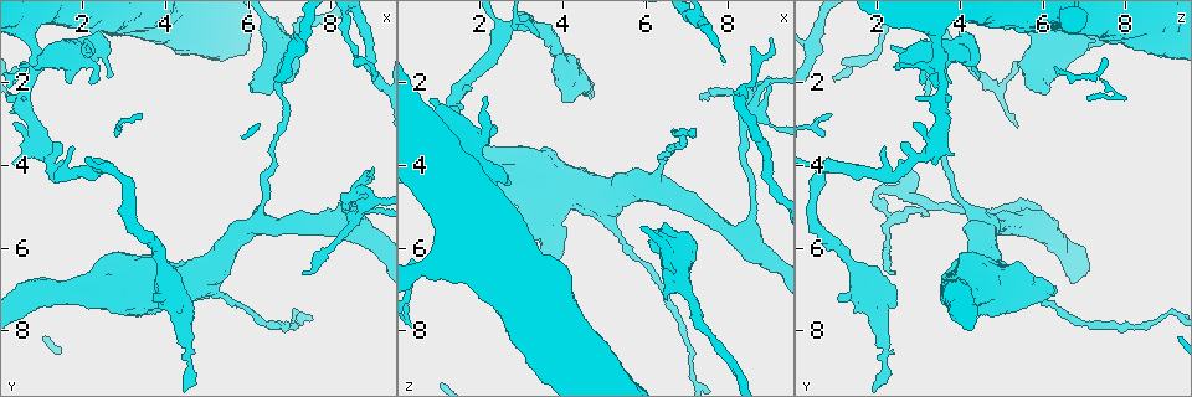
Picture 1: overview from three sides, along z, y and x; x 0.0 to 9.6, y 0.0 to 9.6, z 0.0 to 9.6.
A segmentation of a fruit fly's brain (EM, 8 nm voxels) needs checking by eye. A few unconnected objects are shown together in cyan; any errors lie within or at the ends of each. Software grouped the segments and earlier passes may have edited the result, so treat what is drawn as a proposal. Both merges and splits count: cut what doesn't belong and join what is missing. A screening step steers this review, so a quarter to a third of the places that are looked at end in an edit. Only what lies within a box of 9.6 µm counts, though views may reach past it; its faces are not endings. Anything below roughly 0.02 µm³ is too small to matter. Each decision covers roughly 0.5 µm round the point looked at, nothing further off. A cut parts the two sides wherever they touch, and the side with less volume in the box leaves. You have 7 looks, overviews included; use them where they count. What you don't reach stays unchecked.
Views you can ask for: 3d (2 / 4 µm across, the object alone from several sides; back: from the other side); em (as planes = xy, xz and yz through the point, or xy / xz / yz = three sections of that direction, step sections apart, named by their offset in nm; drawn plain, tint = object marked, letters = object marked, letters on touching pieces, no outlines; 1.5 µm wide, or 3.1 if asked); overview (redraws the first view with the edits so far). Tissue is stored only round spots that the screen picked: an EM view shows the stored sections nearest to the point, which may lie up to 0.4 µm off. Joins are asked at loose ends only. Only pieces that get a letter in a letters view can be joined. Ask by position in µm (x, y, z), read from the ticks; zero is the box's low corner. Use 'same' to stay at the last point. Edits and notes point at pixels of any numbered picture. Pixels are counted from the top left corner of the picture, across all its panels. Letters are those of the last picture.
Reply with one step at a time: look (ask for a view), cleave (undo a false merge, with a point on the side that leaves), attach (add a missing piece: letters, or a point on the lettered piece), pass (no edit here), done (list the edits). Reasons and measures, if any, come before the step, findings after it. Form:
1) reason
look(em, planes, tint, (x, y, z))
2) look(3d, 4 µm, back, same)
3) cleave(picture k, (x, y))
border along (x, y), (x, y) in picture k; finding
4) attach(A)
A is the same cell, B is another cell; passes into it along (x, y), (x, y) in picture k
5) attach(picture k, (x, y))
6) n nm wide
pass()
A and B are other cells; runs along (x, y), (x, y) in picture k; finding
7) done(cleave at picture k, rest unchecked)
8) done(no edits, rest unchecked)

thick turns thin
look(em, planes, letters, (0.85, 1.30, 3.50))

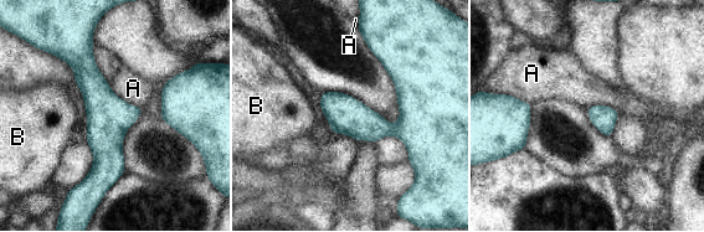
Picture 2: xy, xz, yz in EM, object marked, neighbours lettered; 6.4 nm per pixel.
A touches over 280 nm
pass()
A and B are other cells; runs along (83, 40), (103, 107), (91, 187) in picture 2; one neuron here

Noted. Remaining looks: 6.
thick end
look(em, planes, letters, (2.65, 1.95, 4.45))

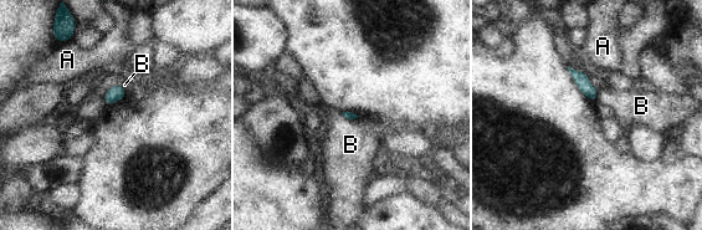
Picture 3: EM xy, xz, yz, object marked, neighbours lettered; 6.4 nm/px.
pass()
A and B are other cells; border along (597, 88), (597, 98), (594, 101) in picture 3; none of them fits

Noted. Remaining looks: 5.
thin end
look(em, xy, step 4, letters, (7.30, 6.60, 2.45))

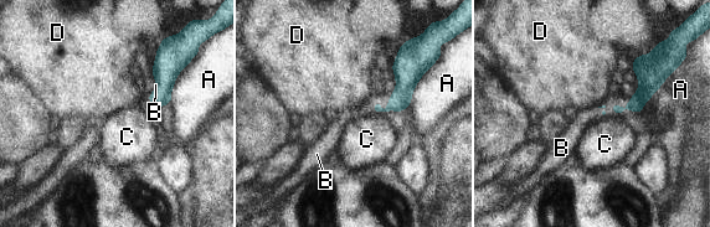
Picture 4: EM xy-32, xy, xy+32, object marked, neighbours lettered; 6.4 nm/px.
attach(B)
B is the same cell, A, C and D are other cells; passes into it along (649, 82), (624, 112), (587, 115) in picture 4; the neuron continues

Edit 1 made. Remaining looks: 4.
done(attach at picture 4, rest unchecked)

